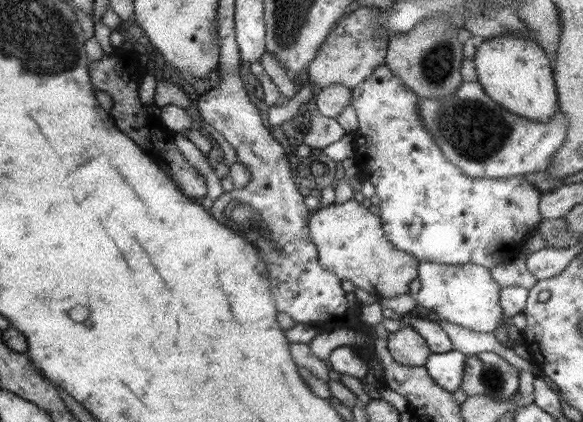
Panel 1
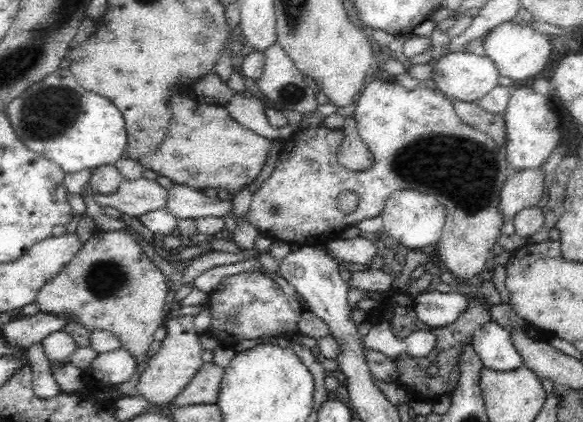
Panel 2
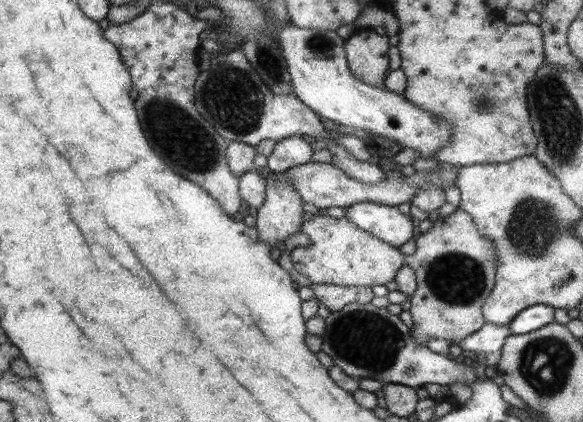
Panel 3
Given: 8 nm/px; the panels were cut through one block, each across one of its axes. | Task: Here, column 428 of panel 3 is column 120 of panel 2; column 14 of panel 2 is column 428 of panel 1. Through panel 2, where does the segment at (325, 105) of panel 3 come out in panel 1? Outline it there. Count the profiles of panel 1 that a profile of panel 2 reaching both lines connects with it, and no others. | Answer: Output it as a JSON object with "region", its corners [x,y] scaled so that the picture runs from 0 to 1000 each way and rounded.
{"region":[[[792,190],[775,220],[748,235],[717,232],[714,263],[719,268],[719,287],[726,306],[736,315],[756,365],[777,393],[811,422],[897,419],[899,412],[911,412],[911,408],[940,403],[943,374],[966,341],[973,310],[973,280],[962,258],[952,258],[952,270],[938,289],[911,289],[911,284],[890,280],[846,242],[816,190],[811,194]]]}

